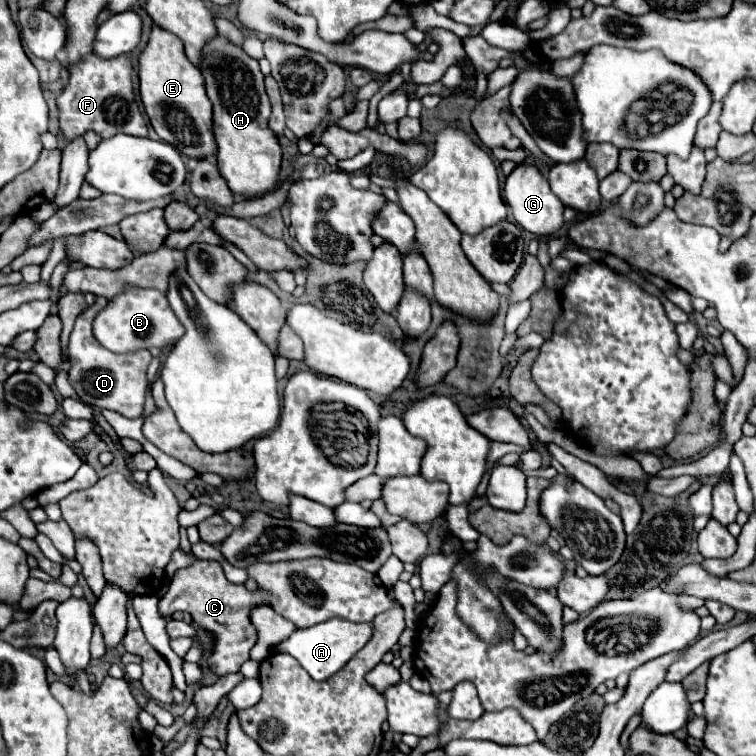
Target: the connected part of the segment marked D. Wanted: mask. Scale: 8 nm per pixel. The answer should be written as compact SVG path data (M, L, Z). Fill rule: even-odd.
M98 297L90 309L82 311L76 317L68 345L64 349L66 351L64 355L68 357L68 363L70 363L68 381L76 389L78 397L84 399L86 403L92 403L96 407L106 407L106 409L122 413L124 417L134 419L142 415L144 391L146 391L146 369L152 361L152 355L150 351L118 355L104 349L92 335L92 319L94 319L94 313L98 313L102 305L106 305L106 299Z

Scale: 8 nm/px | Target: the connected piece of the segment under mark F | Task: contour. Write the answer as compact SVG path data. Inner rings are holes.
M94 53L84 57L70 71L68 87L58 97L60 131L64 133L64 137L70 141L74 137L84 135L90 129L94 129L102 137L112 137L116 133L128 133L136 137L148 135L130 79L132 79L130 53L118 55L114 59L96 57Z

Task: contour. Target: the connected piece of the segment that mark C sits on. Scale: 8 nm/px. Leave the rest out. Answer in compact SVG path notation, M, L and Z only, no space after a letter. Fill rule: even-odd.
M198 561L198 565L190 565L174 573L166 595L158 603L158 611L162 617L170 617L174 611L186 611L200 627L212 631L216 635L216 647L208 659L208 665L214 673L226 675L240 671L240 665L248 659L248 653L258 639L256 629L250 625L248 613L260 603L268 603L266 593L260 589L256 593L248 593L244 585L230 583L218 561Z

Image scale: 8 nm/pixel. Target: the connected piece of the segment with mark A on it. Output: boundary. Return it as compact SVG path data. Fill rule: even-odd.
M330 619L326 623L318 623L306 629L296 629L288 639L274 645L274 653L290 653L298 663L310 673L312 679L324 681L342 669L370 639L372 623L350 623L344 619Z

